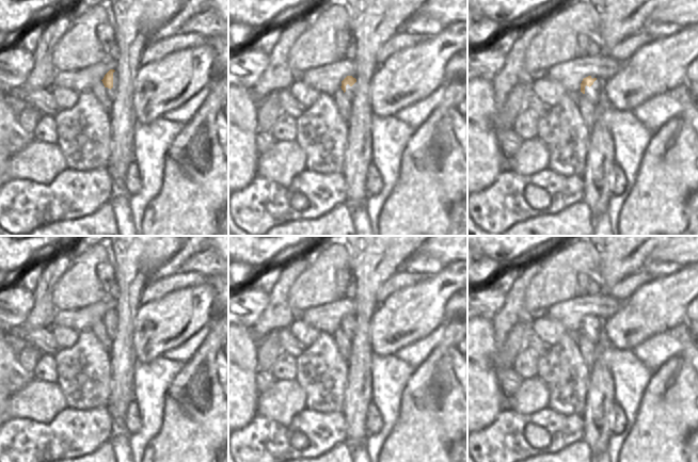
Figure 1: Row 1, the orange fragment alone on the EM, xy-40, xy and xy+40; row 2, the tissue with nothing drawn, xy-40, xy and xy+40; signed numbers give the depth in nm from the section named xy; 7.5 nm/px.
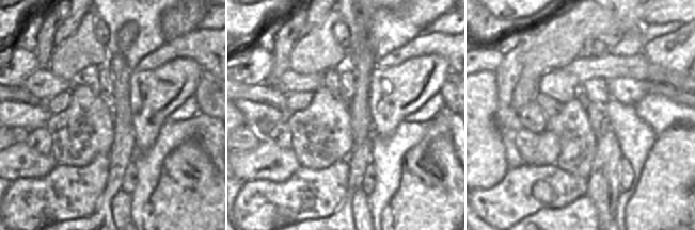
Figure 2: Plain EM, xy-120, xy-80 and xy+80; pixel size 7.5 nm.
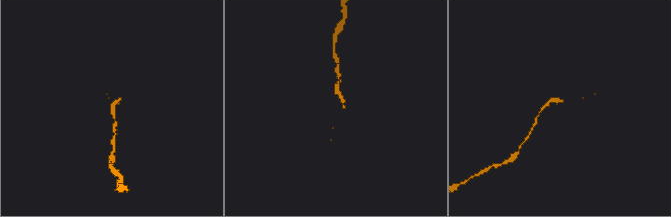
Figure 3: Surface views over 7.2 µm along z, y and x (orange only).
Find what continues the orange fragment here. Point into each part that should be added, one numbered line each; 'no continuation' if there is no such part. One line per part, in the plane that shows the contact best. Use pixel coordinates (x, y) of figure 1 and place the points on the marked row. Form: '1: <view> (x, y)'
no continuation

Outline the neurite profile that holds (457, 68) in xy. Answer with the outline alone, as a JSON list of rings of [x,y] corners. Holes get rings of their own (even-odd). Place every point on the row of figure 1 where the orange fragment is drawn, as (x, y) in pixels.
[[[456,54],[446,66],[446,82],[460,80],[467,76],[467,59],[461,54]]]

